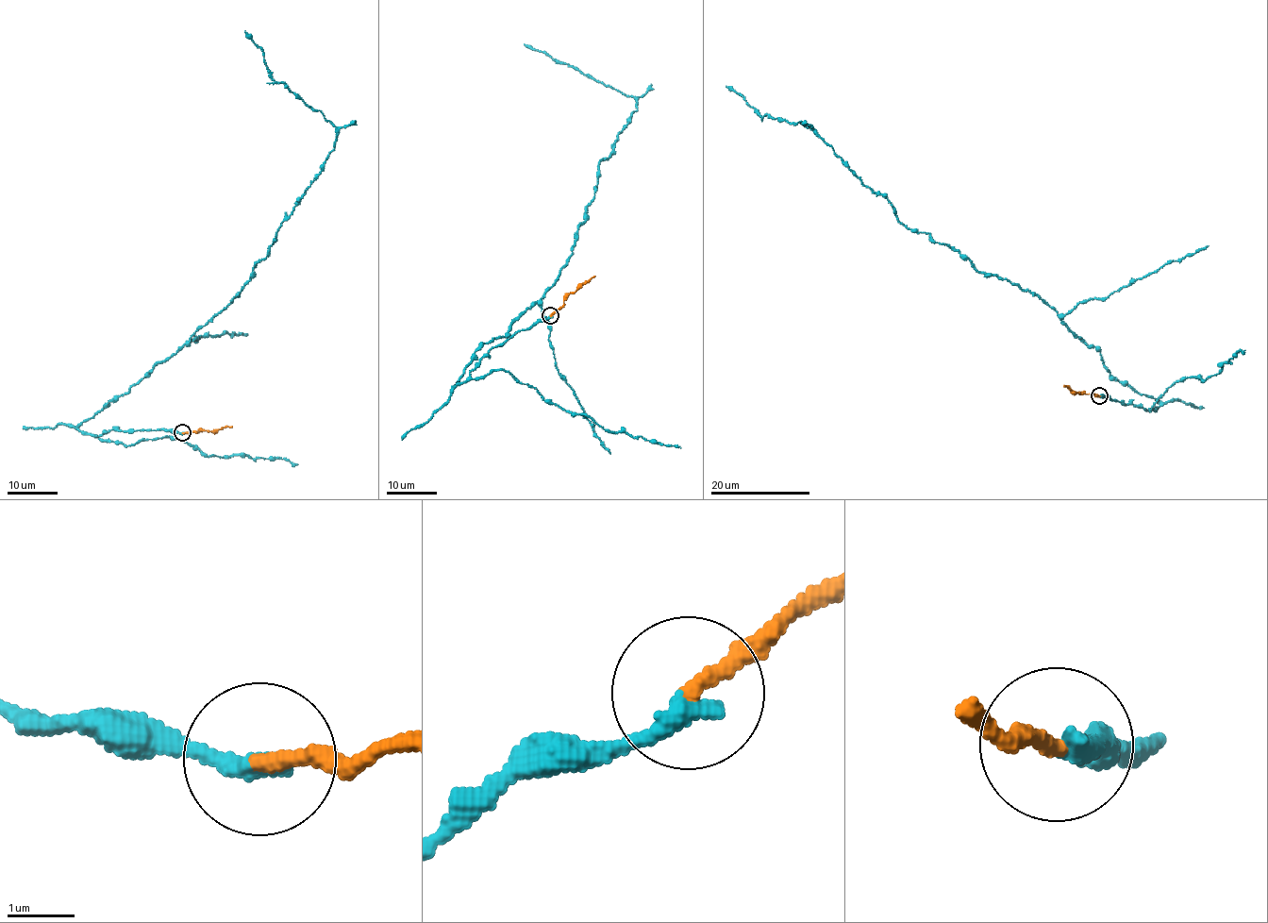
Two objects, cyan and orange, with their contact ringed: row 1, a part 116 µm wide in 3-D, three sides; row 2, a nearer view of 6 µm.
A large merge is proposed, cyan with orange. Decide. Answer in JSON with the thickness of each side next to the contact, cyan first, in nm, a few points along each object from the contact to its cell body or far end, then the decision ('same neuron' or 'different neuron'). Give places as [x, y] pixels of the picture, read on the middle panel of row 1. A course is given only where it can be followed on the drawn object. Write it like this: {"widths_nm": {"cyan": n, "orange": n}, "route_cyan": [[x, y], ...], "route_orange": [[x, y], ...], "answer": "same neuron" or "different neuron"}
{"widths_nm": {"cyan": 320, "orange": 240}, "route_cyan": [[550, 315], [452, 389], [473, 354], [555, 282], [598, 162], [637, 109], [632, 96], [524, 44]], "route_orange": [[550, 315], [561, 307], [570, 293], [595, 276]], "answer": "same neuron"}

